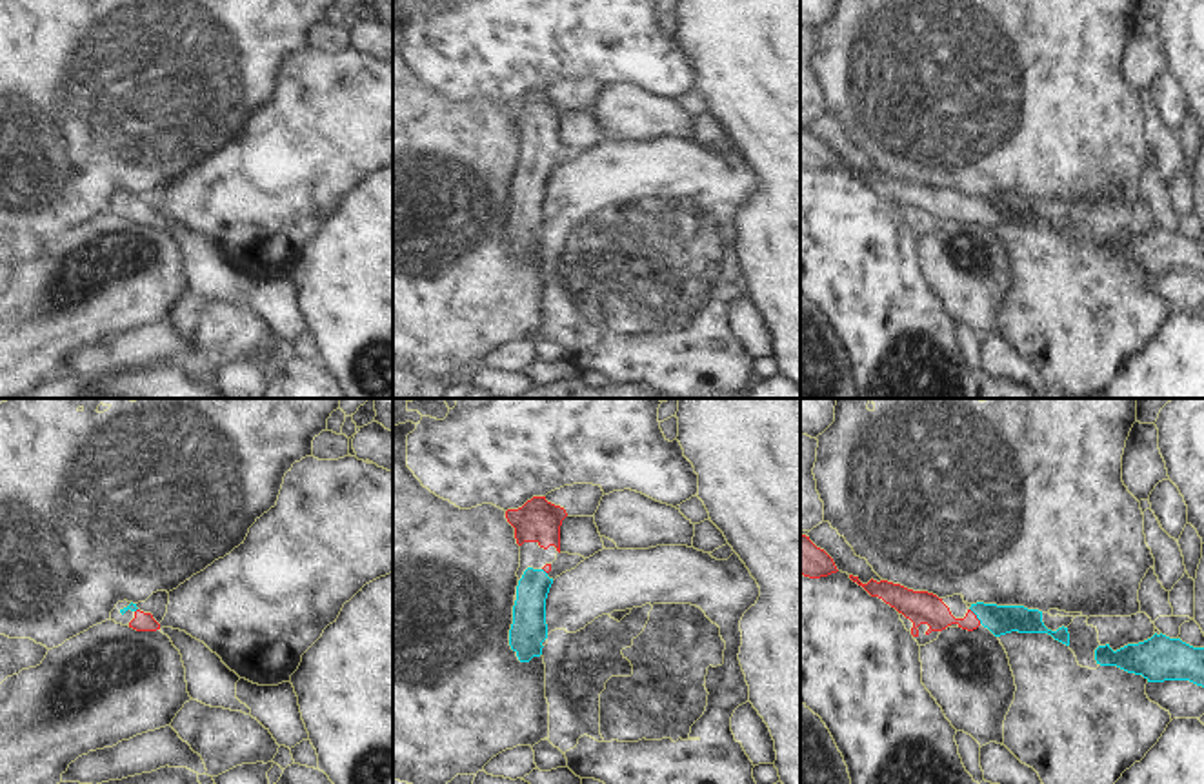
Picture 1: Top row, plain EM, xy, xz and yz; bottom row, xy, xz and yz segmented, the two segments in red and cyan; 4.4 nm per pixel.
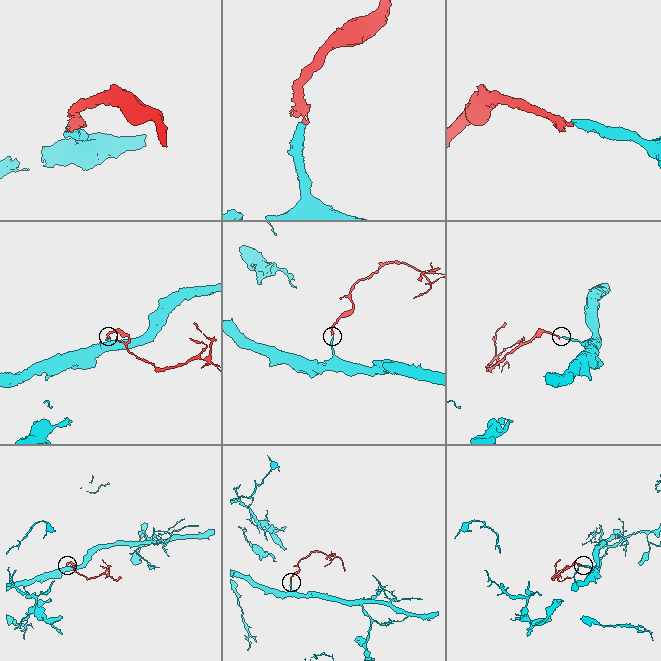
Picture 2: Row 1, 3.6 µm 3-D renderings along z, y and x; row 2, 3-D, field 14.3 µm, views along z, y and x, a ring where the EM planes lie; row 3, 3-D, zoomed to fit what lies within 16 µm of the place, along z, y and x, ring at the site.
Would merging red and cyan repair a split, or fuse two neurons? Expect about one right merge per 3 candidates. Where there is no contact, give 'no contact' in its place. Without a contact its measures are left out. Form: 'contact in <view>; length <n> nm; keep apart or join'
contact in yz; length 90 nm; join

